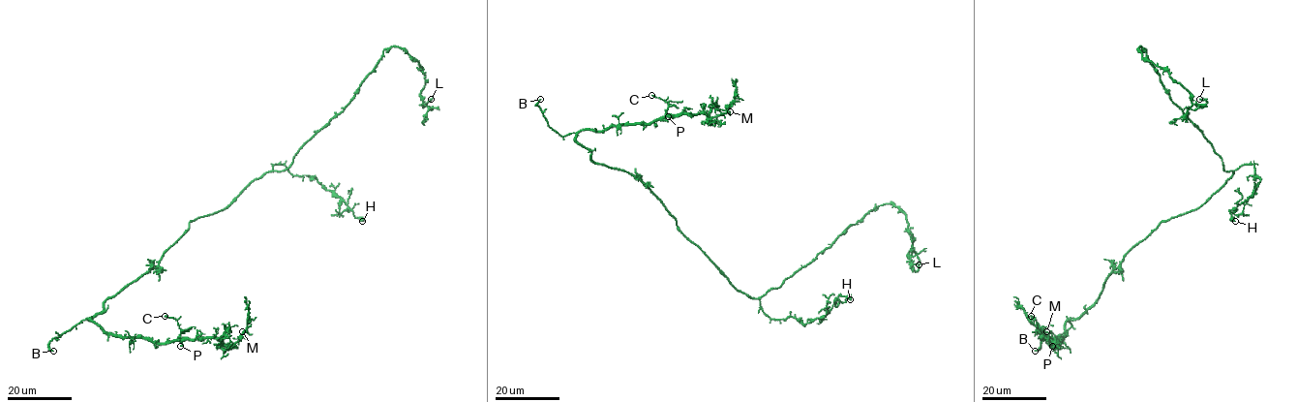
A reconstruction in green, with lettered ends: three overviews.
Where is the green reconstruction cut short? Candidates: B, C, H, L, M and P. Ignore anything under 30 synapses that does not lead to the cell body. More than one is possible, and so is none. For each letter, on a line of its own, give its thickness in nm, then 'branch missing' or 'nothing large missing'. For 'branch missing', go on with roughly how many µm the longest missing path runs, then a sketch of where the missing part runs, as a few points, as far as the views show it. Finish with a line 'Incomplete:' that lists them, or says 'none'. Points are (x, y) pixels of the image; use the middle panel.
B: calibre 200 nm; branch missing; missing 4 µm
C: calibre 240 nm; nothing large missing
H: calibre 90 nm; nothing large missing
L: calibre 120 nm; nothing large missing
M: calibre 80 nm; nothing large missing
P: calibre 280 nm; nothing large missing
Incomplete: B

